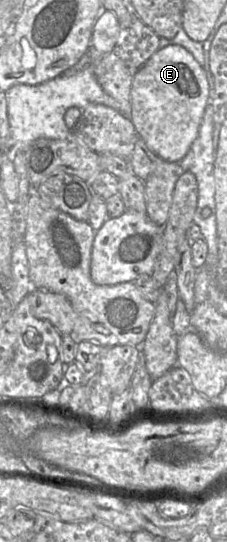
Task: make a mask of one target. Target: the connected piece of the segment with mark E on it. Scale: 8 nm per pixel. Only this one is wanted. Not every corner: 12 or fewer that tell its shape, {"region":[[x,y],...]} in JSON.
{"region":[[183,46],[134,76],[130,120],[150,151],[179,163],[209,102]]}

